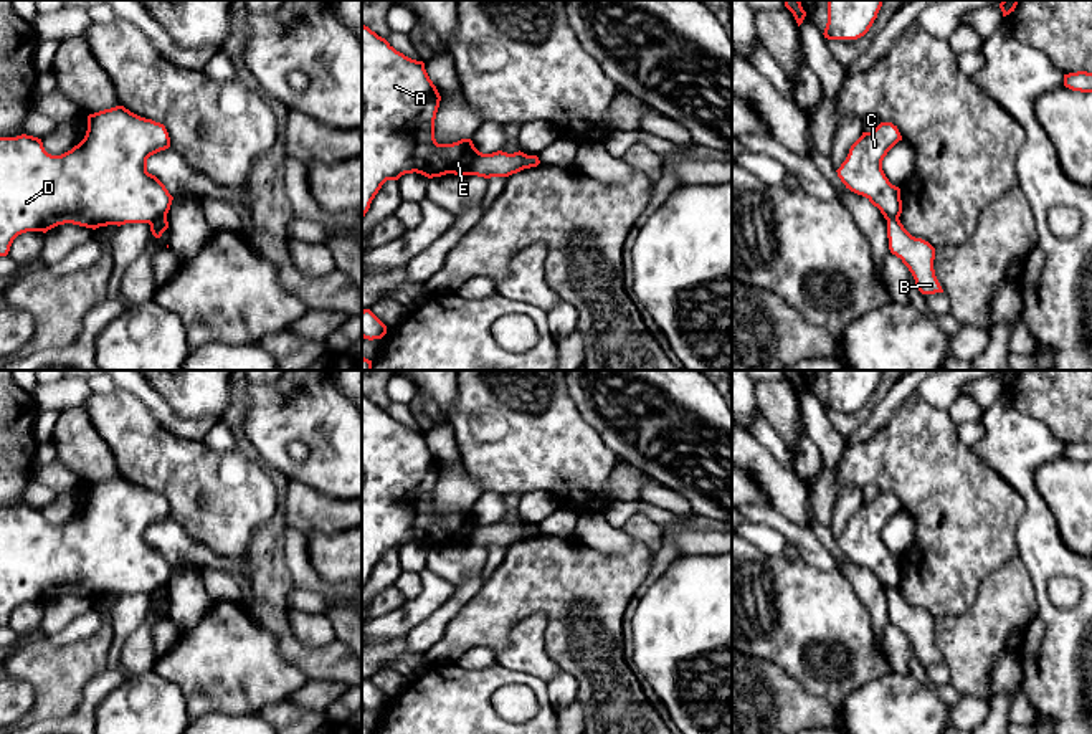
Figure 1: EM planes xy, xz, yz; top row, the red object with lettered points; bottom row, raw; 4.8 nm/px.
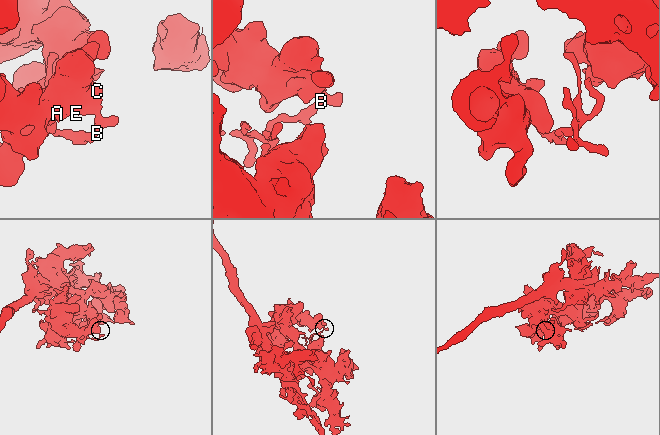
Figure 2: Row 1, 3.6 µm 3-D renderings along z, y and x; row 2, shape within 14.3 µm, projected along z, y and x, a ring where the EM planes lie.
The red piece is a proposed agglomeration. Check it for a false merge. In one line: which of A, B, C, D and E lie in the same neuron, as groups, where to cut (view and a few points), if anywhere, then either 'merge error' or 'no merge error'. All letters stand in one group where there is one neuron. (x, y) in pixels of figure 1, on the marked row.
A C D E / B | xy (166, 215), (151, 225) | merge error

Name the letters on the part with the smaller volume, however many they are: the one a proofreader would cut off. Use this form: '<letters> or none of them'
B

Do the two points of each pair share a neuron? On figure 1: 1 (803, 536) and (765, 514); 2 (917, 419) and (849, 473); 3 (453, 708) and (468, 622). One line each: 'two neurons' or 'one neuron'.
1: one neuron
2: one neuron
3: two neurons

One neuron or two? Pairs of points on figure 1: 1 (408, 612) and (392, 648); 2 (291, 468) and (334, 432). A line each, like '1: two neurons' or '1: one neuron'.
1: two neurons
2: one neuron

